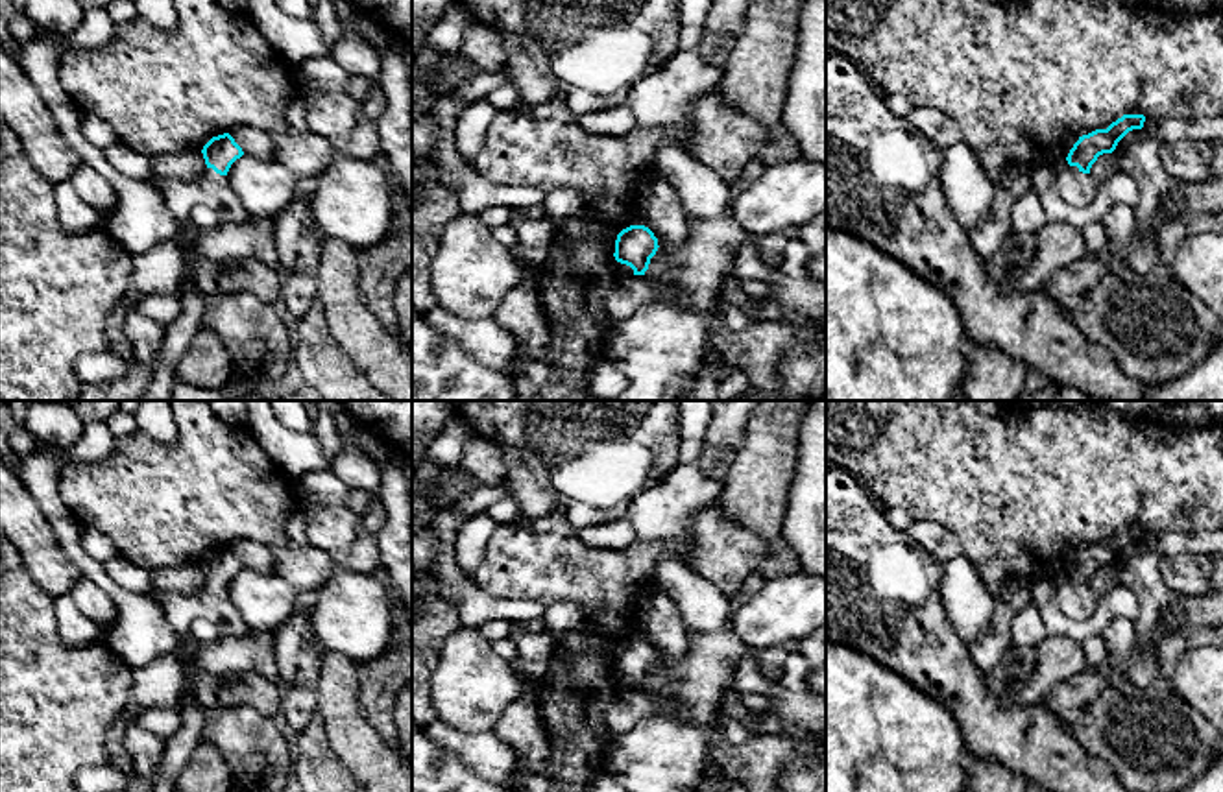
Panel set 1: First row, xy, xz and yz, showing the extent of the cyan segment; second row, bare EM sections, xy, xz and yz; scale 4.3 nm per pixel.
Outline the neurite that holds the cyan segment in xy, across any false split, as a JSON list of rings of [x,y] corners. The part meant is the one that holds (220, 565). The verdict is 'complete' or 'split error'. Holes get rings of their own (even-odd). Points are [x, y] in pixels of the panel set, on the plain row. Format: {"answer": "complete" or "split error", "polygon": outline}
{"answer": "split error", "polygon": [[[229,546],[212,550],[201,563],[207,583],[192,594],[170,594],[159,604],[181,648],[190,641],[190,624],[196,618],[211,620],[222,635],[244,637],[251,633],[246,620],[229,598],[231,578],[244,569]]]}

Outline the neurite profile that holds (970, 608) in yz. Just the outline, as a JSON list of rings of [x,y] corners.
[[[963,552],[944,565],[940,594],[946,617],[966,644],[988,630],[996,615],[996,598]]]

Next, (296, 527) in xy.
[[[294,511],[286,522],[288,541],[307,543],[307,515],[303,511]]]

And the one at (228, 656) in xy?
[[[275,633],[220,635],[212,642],[196,644],[192,666],[220,678],[257,672],[266,679],[279,681],[273,644]]]

